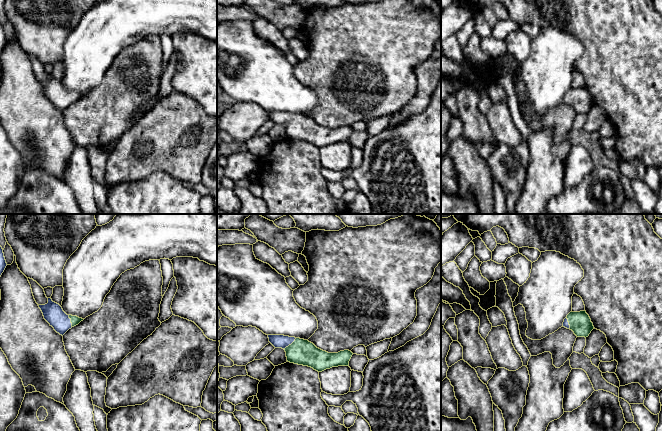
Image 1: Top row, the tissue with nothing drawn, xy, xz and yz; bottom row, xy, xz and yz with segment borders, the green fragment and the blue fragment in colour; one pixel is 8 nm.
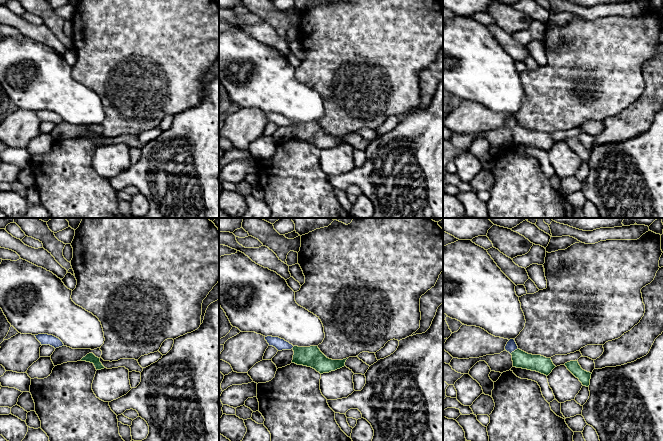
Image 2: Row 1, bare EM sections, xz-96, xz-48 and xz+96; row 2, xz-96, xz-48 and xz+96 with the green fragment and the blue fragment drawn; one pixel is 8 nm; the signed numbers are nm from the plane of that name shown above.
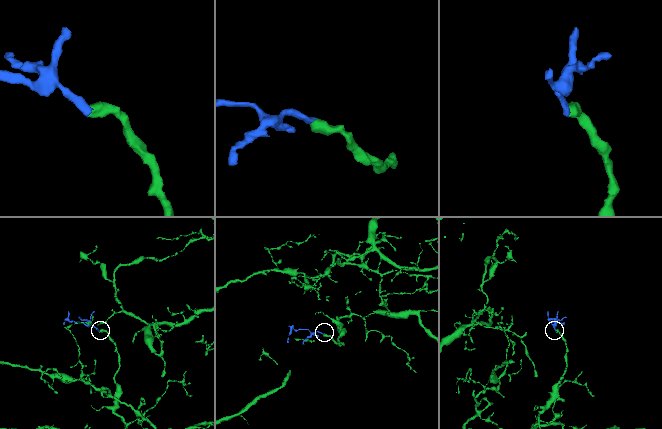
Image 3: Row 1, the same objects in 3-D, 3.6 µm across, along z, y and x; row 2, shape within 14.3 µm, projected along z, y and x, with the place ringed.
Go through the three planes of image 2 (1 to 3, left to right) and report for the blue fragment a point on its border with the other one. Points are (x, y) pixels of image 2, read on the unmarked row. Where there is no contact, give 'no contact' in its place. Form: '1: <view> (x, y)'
1: no contact
2: xz-48 (293, 123)
3: xz+96 (514, 127)

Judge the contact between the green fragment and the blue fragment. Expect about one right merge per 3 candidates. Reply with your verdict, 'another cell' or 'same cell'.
same cell

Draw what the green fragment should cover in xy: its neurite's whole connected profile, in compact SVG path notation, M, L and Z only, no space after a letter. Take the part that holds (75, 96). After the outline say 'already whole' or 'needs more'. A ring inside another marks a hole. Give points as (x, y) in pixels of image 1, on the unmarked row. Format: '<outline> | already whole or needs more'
M48 74L48 79L38 81L41 85L44 95L54 104L60 111L64 111L69 105L78 101L84 95L77 92L67 91L62 83Z | needs more

